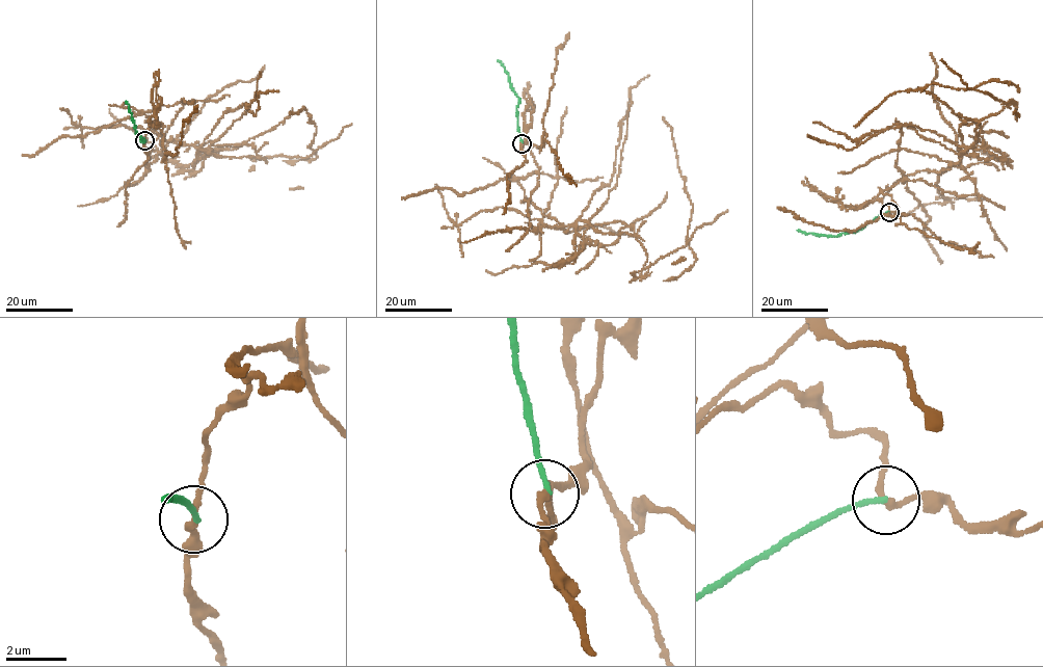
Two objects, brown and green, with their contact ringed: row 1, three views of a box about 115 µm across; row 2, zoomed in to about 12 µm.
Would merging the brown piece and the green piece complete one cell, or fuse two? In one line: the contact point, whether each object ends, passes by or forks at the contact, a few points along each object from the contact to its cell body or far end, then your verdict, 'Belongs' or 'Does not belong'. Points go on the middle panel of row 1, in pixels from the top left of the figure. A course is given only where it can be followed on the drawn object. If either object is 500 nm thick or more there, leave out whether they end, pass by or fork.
Place: (522, 143). At the ring brown passes by. At the ring green ends. Course of brown: (522, 143), (525, 132), (539, 169), (526, 231), (621, 221), (646, 251), (644, 269), (692, 234), (662, 116). Course of green: (522, 143), (516, 107), (519, 99), (501, 62), (497, 60). Does not belong

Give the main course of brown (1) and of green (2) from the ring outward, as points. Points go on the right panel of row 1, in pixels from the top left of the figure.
1: (889, 212), (871, 201), (904, 180), (975, 194), (959, 127), (1008, 105), (931, 83), (888, 95), (854, 127)
2: (889, 212), (858, 231), (836, 236), (797, 230)

